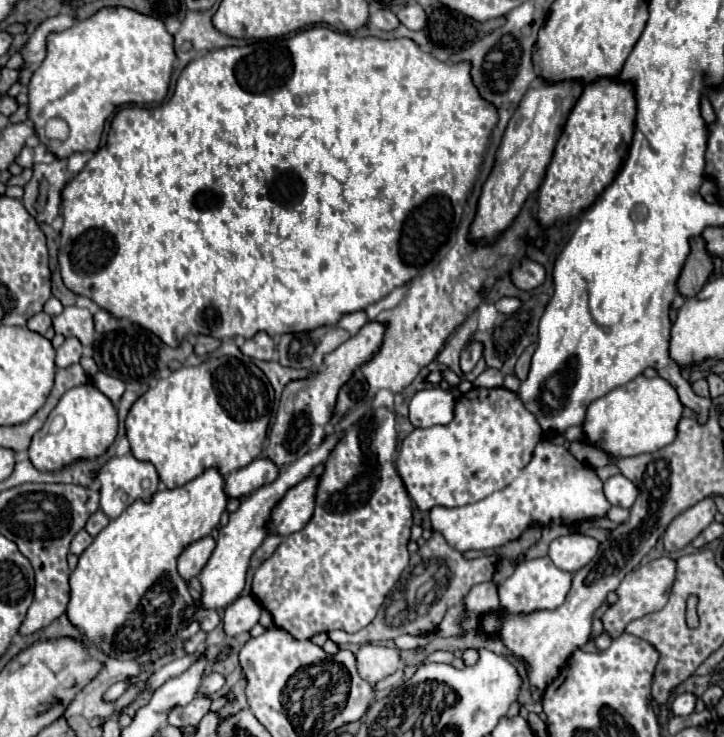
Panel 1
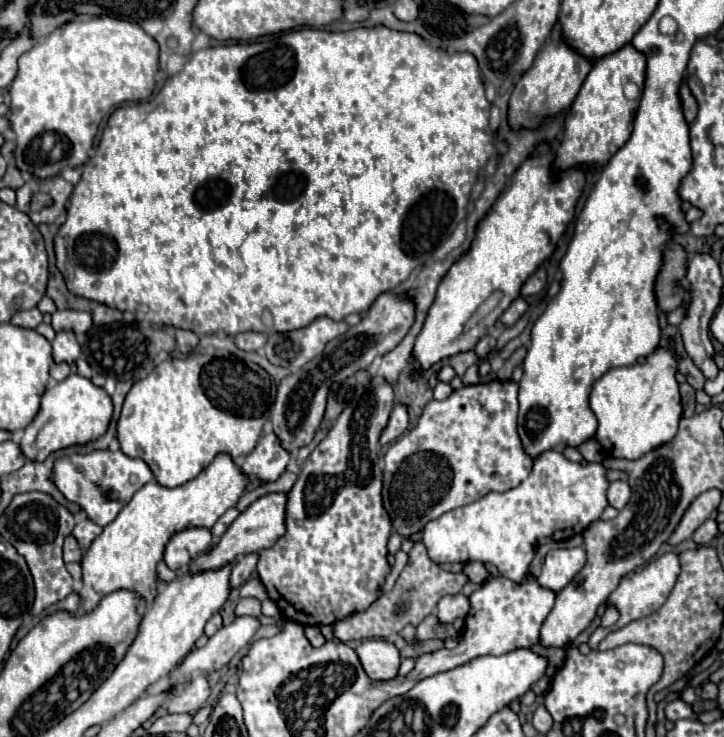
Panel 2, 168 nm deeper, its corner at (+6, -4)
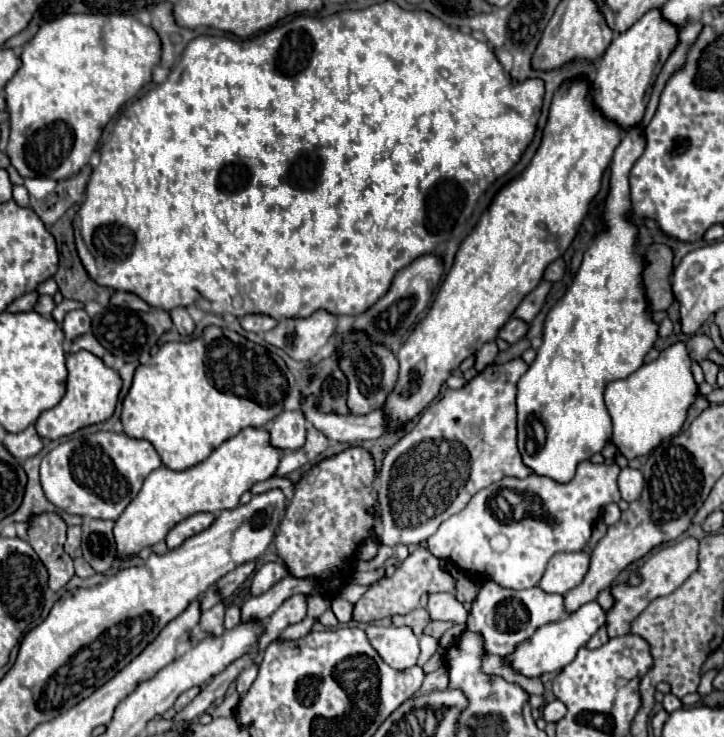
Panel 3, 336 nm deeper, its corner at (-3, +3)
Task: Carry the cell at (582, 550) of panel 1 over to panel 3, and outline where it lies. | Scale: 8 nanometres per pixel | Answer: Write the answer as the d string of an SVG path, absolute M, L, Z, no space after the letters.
M557 552L539 582L545 592L565 594L575 588L589 570L589 552Z

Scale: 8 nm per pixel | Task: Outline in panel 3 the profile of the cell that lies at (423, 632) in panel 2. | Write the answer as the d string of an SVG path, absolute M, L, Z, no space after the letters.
M417 608L405 616L395 616L393 618L393 624L395 626L409 626L413 630L415 636L421 636L423 634L423 628L431 622L429 618L429 612L425 608Z

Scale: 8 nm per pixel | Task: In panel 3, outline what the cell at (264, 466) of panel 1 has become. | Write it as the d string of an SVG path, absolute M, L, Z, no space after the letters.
M281 412L269 424L271 446L279 450L299 450L305 444L305 418L301 412Z

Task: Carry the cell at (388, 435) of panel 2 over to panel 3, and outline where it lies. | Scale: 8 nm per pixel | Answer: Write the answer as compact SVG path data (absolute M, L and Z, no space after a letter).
M309 398L305 402L305 406L301 406L301 410L305 410L305 418L333 442L351 444L351 442L359 442L359 440L375 440L389 432L385 410L375 410L367 416L323 414L315 406L313 398Z

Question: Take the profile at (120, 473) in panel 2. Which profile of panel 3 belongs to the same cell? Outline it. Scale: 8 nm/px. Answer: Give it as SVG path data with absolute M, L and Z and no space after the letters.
M95 432L85 438L61 442L51 450L41 462L41 484L45 496L69 514L117 520L139 494L143 480L161 466L159 454L147 440L133 440L115 432Z

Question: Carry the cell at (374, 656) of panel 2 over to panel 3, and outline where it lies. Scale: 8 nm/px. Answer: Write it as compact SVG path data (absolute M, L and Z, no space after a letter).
M369 624L365 630L371 646L377 654L395 670L405 670L415 666L419 656L419 642L411 628L403 626L377 626Z

